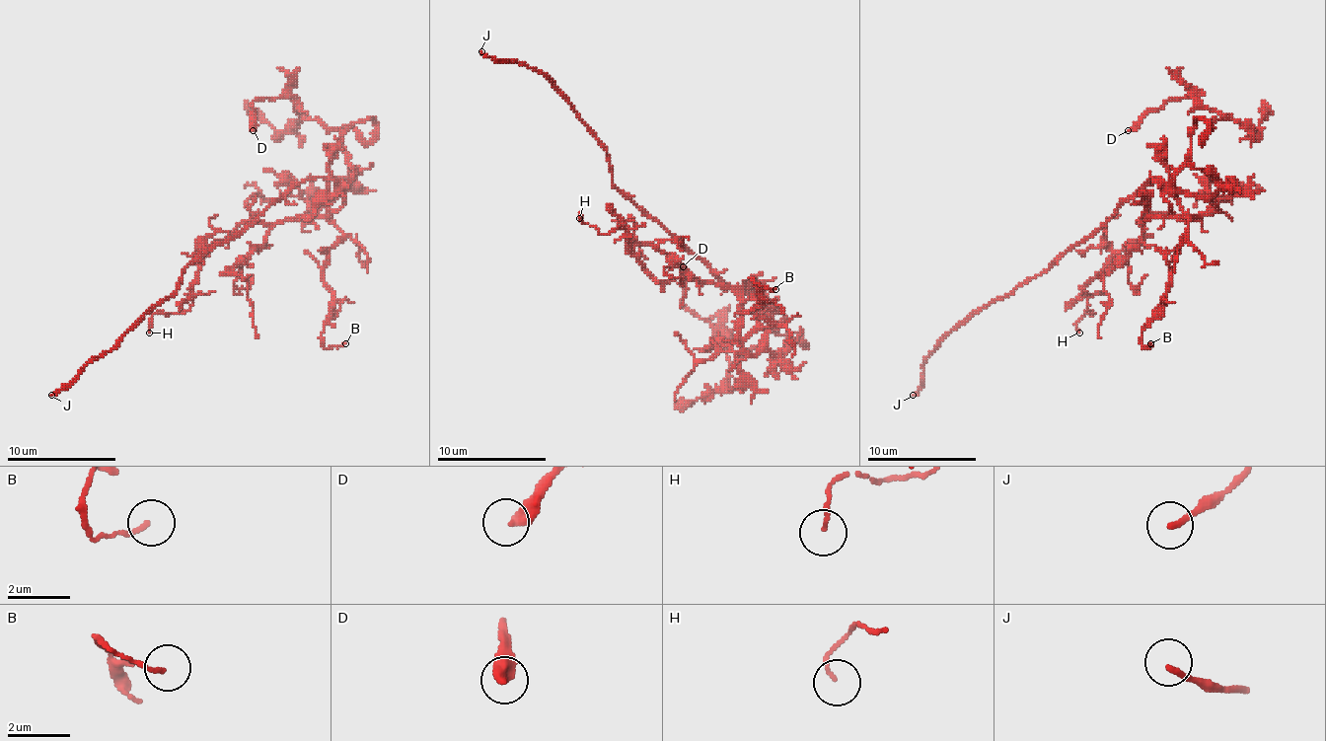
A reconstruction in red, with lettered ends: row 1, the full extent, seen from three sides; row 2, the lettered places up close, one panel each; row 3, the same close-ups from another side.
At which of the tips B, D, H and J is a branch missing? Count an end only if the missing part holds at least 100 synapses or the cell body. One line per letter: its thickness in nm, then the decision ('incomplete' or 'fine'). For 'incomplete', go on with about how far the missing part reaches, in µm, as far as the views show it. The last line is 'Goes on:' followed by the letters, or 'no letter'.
B: 130 nm thick; fine
D: 400 nm thick; fine
H: 110 nm thick; fine
J: 170 nm thick; incomplete; about 20 µm are missing
Goes on: J

